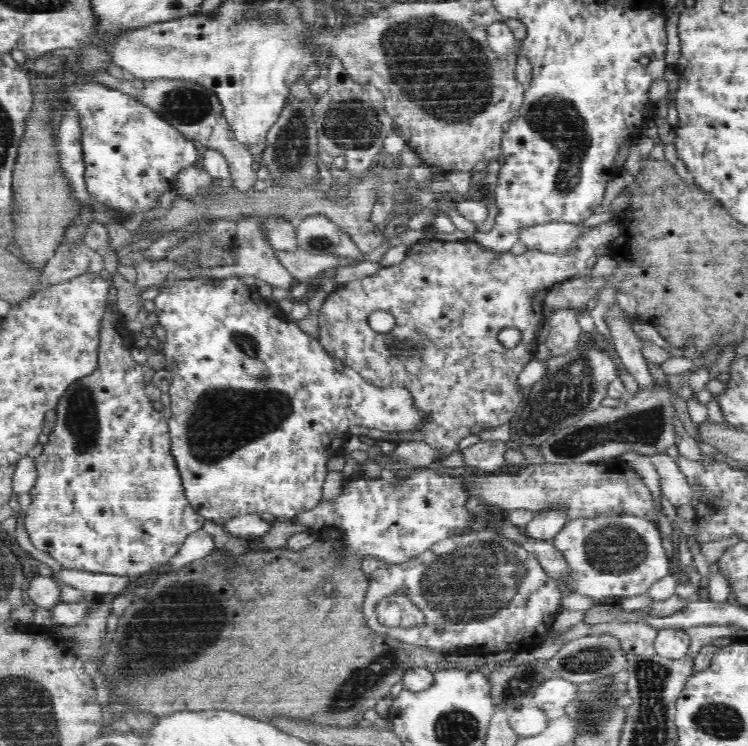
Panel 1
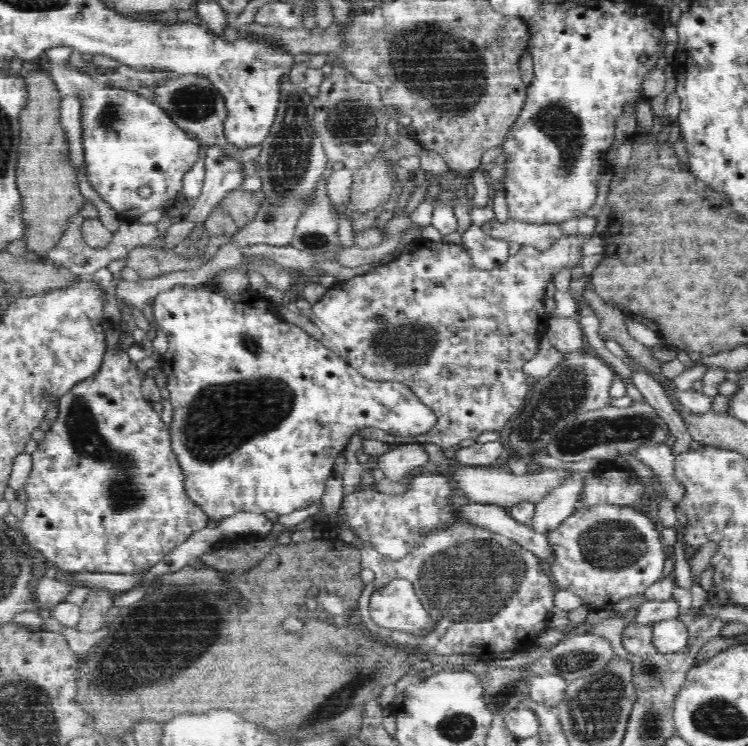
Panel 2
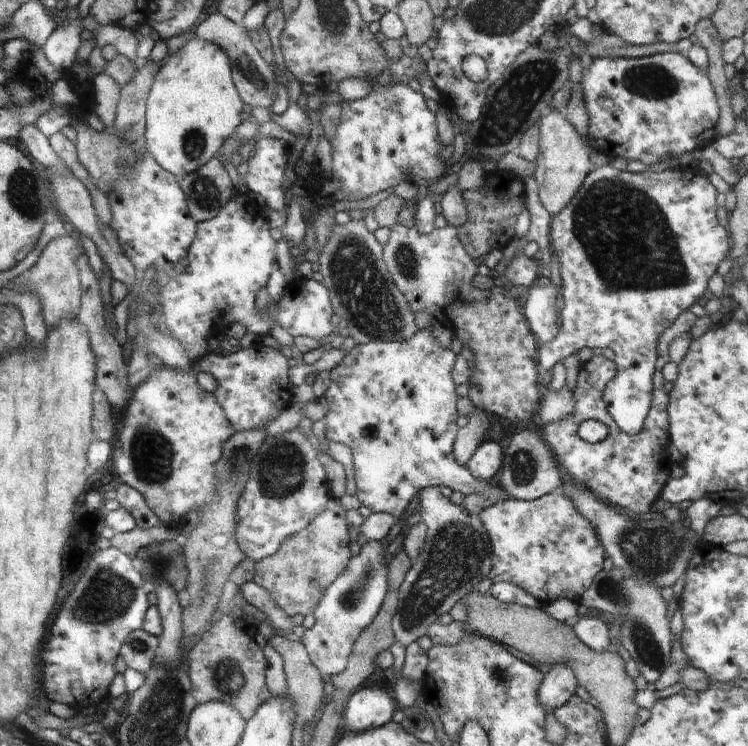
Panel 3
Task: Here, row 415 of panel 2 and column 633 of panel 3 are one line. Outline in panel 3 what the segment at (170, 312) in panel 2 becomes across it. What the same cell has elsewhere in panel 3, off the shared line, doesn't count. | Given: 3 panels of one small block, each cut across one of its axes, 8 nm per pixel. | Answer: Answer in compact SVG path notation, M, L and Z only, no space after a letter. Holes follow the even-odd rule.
M612 165L595 166L592 172L588 174L583 182L582 188L575 194L575 198L560 213L551 217L550 227L550 244L552 250L556 251L558 260L560 261L560 275L562 278L561 294L564 300L564 308L559 310L559 316L562 318L558 334L552 342L540 345L540 370L550 373L554 364L560 362L569 355L575 354L584 348L610 348L615 352L614 360L616 366L616 376L612 378L612 382L608 382L603 398L606 402L611 417L619 425L619 429L627 432L629 435L638 434L647 420L648 411L651 409L652 394L652 374L654 374L654 366L656 366L656 342L660 338L660 334L668 328L684 310L688 310L696 300L701 300L705 296L704 292L708 290L708 282L710 278L716 274L718 264L722 264L726 254L730 253L730 238L726 228L720 226L718 218L716 218L716 188L710 182L708 177L702 175L694 166L688 166L684 169L670 169L662 172L638 172L631 173L629 171L618 170Z

